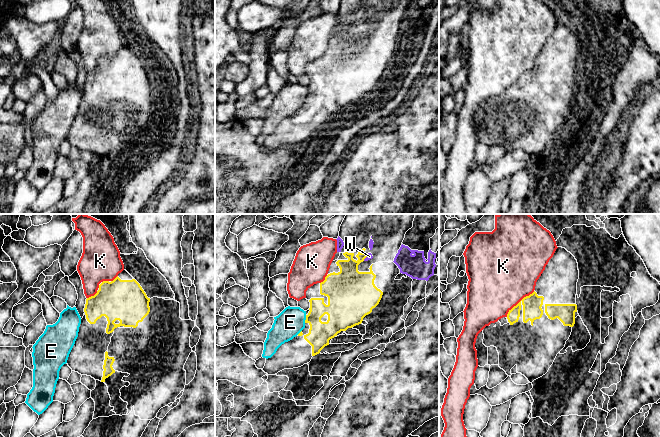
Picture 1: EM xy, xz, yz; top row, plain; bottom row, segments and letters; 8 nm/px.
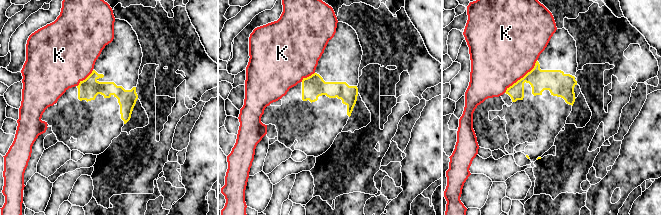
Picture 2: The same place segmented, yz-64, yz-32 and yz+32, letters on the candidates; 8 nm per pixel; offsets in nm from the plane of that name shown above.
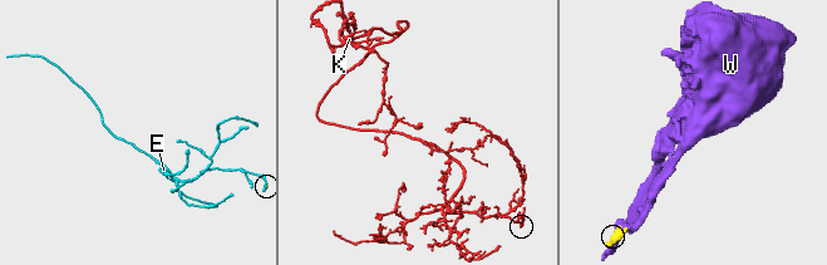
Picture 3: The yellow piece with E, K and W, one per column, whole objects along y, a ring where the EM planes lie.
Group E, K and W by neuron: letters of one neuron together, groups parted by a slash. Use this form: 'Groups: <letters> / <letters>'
Groups: E / K / W

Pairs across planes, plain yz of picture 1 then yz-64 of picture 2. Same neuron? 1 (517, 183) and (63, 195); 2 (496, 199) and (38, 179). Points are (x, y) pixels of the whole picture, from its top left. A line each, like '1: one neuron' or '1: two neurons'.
1: two neurons
2: two neurons

